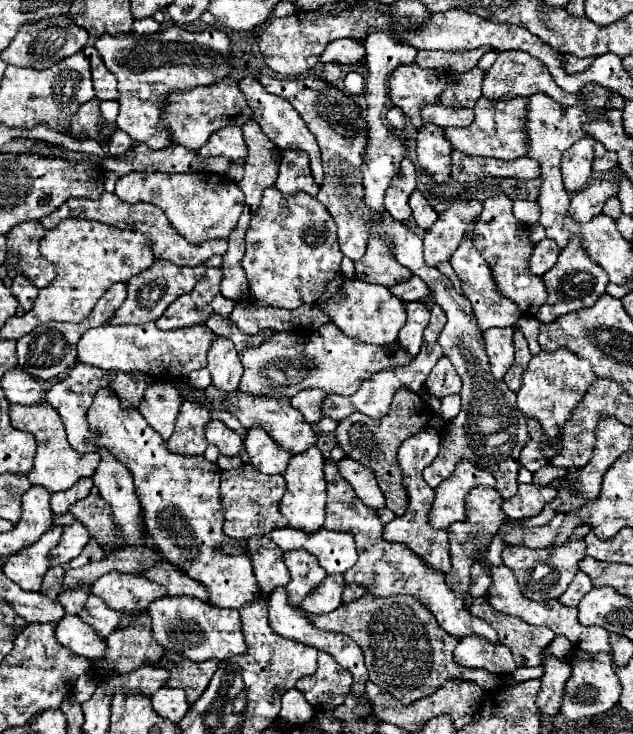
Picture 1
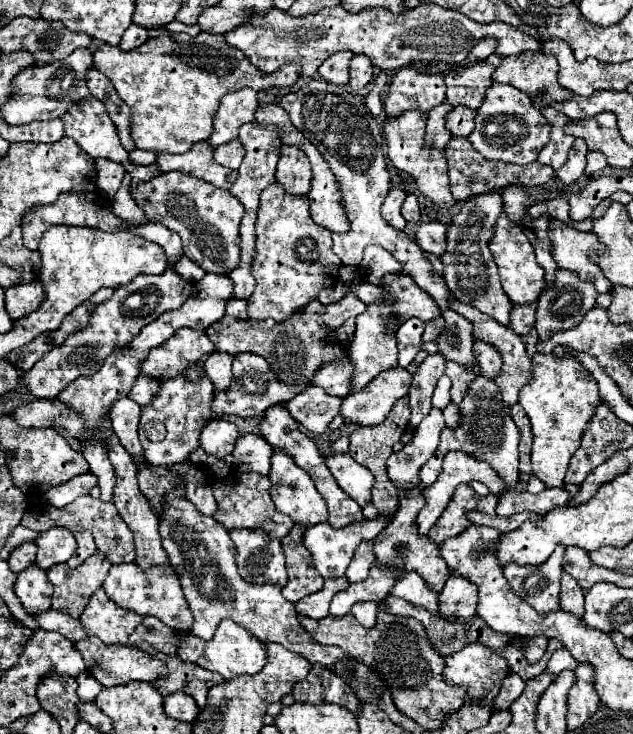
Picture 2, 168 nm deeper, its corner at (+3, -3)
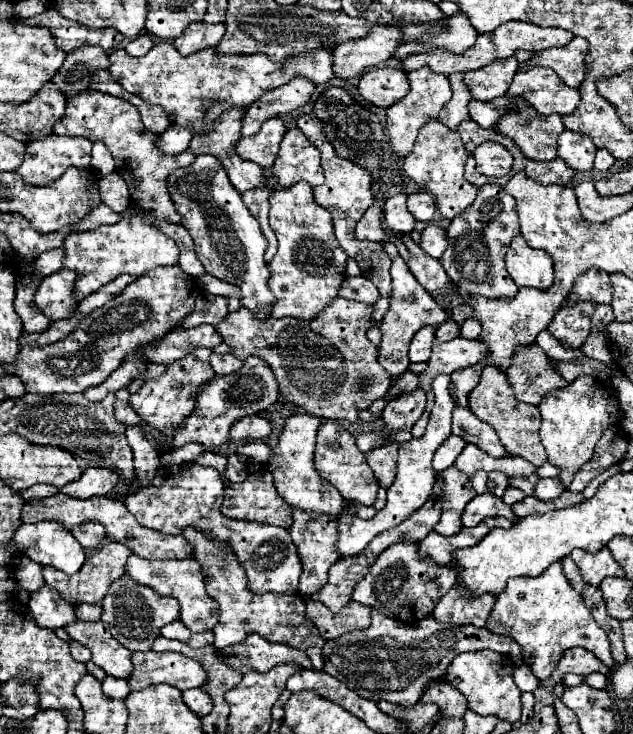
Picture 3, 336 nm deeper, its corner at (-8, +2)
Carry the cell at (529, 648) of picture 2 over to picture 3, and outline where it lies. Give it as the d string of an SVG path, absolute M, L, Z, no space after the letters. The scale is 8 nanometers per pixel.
M562 561L552 563L540 577L510 579L506 591L496 597L496 605L486 621L486 627L492 633L514 639L522 647L522 657L538 681L548 679L556 669L560 655L572 647L584 647L604 665L614 665L614 659L610 657L610 641L596 625L582 597L570 587L562 571Z

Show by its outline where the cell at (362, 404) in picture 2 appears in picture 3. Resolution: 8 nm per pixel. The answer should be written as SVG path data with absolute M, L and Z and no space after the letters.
M406 371L406 373L402 373L400 379L396 381L394 393L396 393L396 395L400 395L400 393L410 393L412 389L416 389L416 385L418 385L418 375Z

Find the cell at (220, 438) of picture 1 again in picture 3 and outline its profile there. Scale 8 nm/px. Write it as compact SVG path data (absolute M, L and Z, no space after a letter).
M252 415L252 417L244 417L240 421L234 423L232 431L230 431L230 441L240 443L246 439L266 439L272 433L272 423L264 417Z

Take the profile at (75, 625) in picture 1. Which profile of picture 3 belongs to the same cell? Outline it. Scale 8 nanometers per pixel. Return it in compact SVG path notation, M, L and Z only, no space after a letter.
M134 653L132 663L134 673L128 679L132 691L140 691L156 683L168 683L180 691L186 691L192 687L202 687L206 683L204 667L180 653Z

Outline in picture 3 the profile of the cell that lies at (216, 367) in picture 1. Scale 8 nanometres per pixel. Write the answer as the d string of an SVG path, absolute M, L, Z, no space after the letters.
M216 353L210 355L210 365L212 365L212 369L214 369L216 375L236 373L242 363L244 361L242 359L236 359L234 355L216 355Z

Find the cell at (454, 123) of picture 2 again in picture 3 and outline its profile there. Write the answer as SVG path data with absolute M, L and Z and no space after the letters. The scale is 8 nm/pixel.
M496 97L492 101L470 101L470 117L484 129L494 129L504 113L508 113L514 107L514 101L504 97Z

